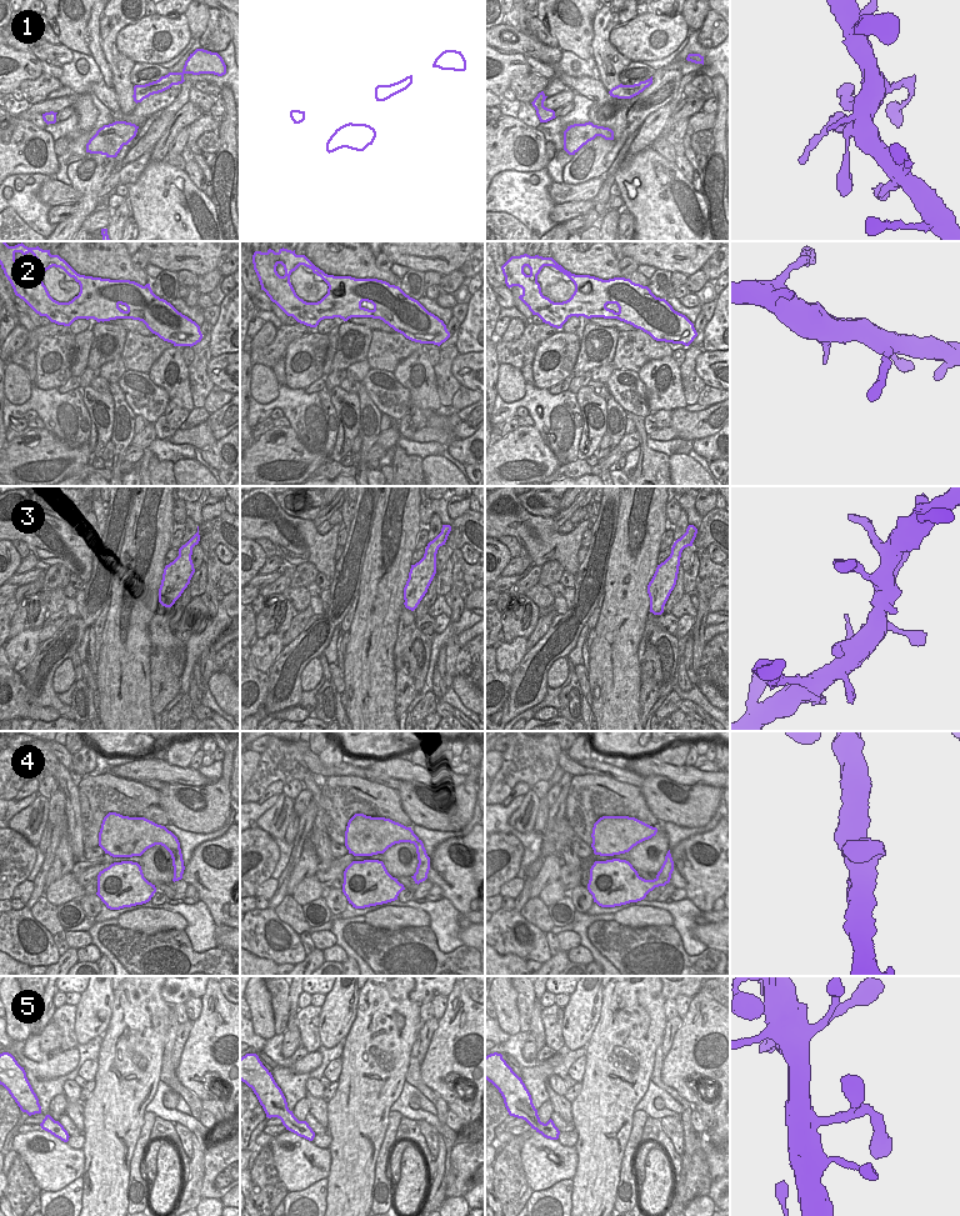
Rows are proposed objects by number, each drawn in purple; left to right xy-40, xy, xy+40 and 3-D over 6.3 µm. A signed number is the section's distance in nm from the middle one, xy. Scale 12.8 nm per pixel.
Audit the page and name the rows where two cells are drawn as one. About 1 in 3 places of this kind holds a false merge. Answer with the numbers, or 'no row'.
no row

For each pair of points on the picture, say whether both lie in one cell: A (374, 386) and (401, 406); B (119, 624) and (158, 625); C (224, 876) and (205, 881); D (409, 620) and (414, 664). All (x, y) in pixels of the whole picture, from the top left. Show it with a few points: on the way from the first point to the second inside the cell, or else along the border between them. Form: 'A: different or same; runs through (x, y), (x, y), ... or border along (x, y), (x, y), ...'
A: same; runs through (380, 386), (395, 401)
B: different; border along (158, 601), (153, 608), (149, 624), (150, 647)
C: same; runs through (219, 876), (210, 876)
D: same; runs through (408, 631), (408, 650), (410, 652)

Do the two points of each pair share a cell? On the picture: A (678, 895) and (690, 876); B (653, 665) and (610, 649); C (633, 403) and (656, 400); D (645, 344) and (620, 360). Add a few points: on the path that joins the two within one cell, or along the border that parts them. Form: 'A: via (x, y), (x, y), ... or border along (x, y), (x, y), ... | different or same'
A: border along (675, 887), (681, 887), (686, 897) | different
B: border along (644, 631), (638, 650), (640, 681) | different
C: border along (638, 374), (648, 393), (648, 409), (650, 413) | different
D: via (639, 348), (626, 358) | same

